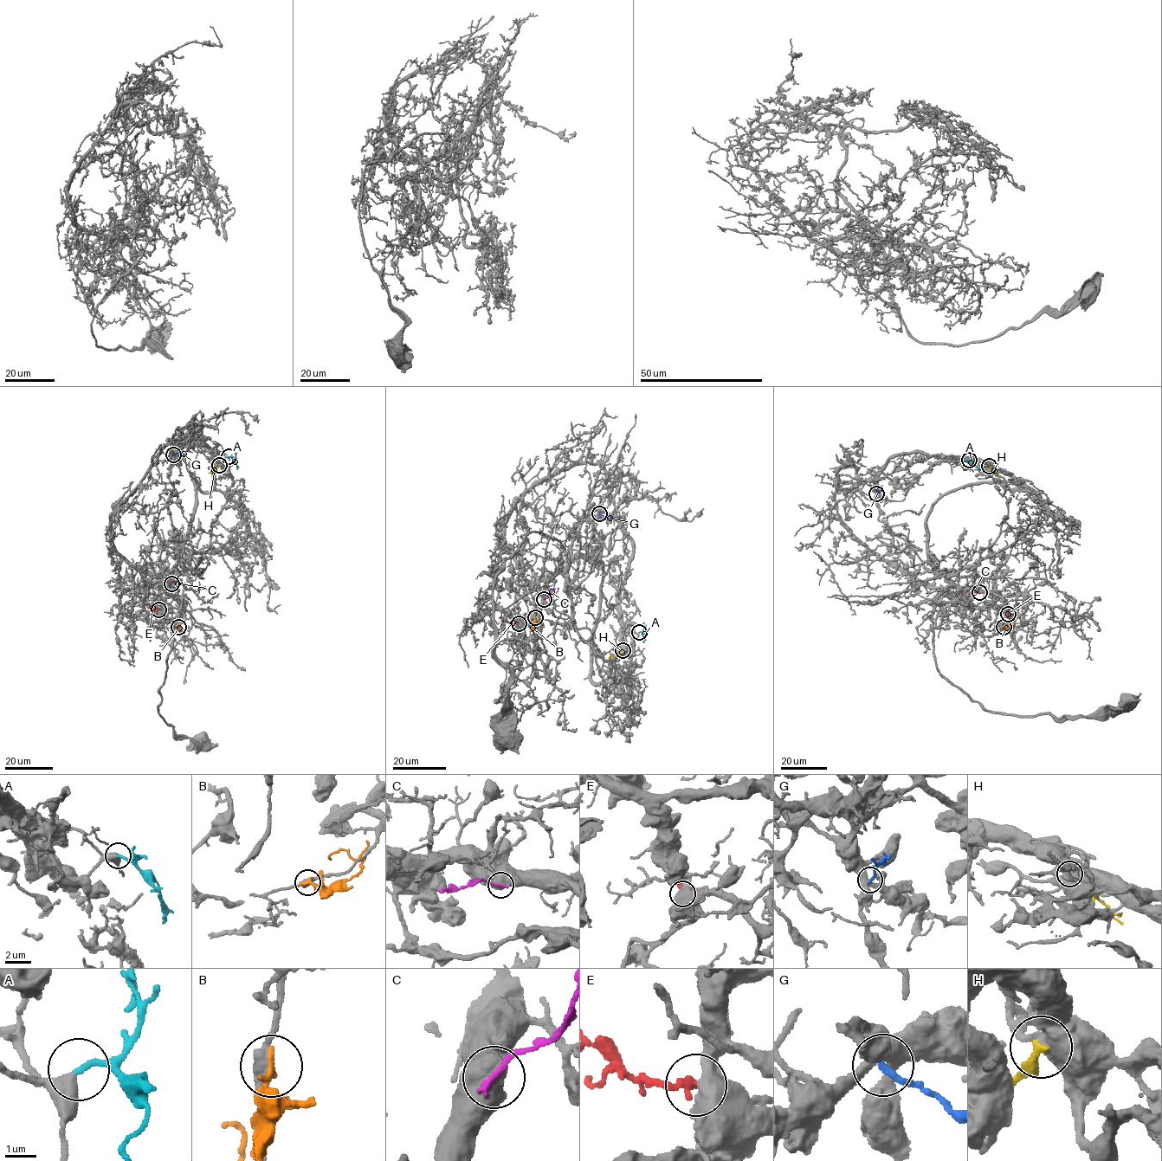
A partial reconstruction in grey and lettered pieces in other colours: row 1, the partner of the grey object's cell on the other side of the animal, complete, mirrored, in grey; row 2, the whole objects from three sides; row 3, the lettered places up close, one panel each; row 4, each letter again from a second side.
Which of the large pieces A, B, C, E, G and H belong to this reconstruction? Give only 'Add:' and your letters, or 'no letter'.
Add: A

